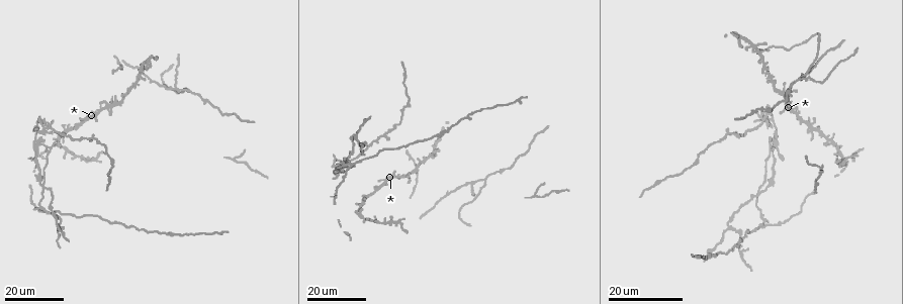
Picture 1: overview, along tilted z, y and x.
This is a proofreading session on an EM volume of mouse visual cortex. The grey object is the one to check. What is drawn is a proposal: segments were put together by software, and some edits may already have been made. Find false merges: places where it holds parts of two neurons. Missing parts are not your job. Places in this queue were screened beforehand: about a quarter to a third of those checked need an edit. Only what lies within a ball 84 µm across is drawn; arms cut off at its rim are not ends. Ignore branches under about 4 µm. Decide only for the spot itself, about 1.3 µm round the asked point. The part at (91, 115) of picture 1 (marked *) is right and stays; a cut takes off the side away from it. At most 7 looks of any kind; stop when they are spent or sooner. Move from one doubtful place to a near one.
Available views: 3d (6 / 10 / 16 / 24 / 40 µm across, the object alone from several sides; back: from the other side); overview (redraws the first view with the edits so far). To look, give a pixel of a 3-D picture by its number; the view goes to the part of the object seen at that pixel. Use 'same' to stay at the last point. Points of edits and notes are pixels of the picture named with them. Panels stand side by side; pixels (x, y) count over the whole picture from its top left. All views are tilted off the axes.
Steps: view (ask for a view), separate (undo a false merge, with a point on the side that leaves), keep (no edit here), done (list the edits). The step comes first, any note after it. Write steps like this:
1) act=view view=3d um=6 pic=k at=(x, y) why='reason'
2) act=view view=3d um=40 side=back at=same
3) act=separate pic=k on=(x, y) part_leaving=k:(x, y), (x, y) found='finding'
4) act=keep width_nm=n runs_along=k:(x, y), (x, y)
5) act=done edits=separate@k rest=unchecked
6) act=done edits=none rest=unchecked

act=view view=3d um=16 pic=1 at=(176, 87) why='two arms at a narrow angle'

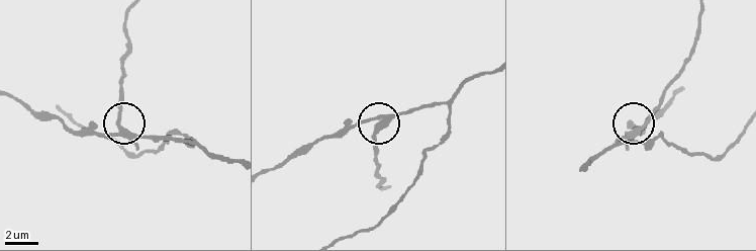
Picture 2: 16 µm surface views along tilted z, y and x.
act=view view=3d um=6 pic=2 at=(122, 132)

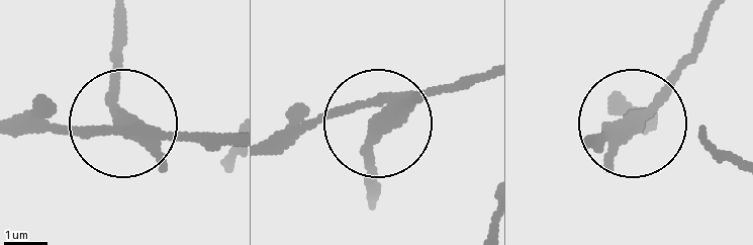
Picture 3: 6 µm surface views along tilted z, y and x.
act=view view=3d um=6 side=back pic=3 at=(381, 124) why='other side'

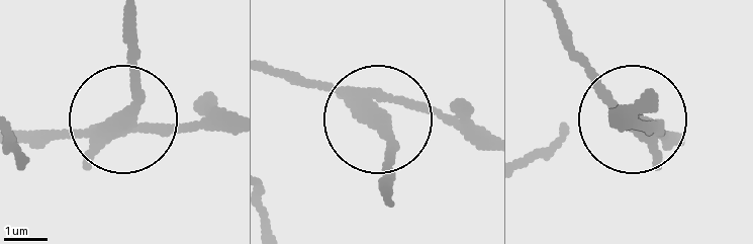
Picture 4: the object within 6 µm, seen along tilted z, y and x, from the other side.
act=separate pic=4 on=(137, 101) part_leaving=4:(105, 130), (129, 88), (132, 10) found='two neurons meet here'

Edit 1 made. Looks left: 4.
act=view view=overview why='see it whole again'

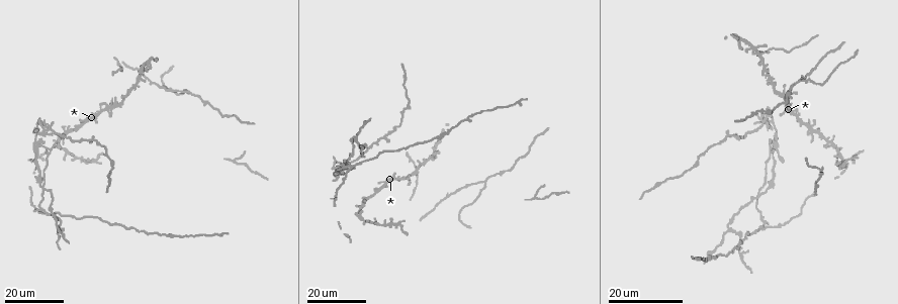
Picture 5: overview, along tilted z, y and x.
act=view view=3d um=16 pic=5 at=(110, 105) why='two arms at a narrow angle'

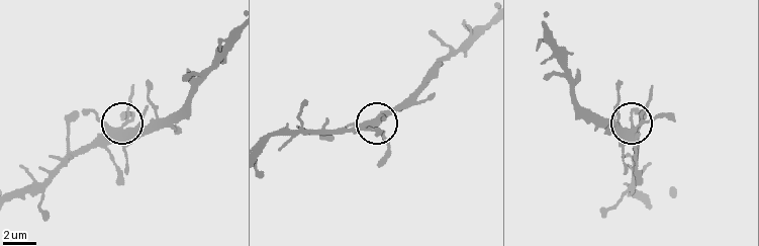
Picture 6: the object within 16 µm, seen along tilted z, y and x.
act=view view=3d um=10 pic=6 at=(376, 125)

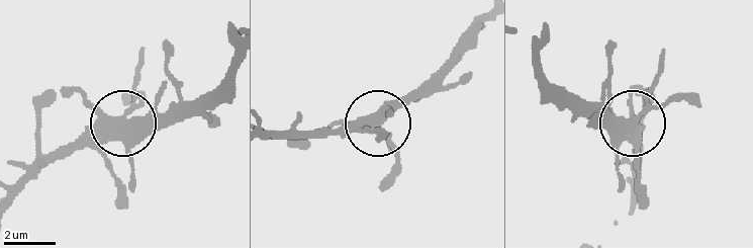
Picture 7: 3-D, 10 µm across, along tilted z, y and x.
act=keep runs_along=7:(12, 189), (52, 162), (103, 144), (131, 104), (134, 74) found='one neuron here'

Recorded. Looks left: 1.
act=done edits=separate@4 rest=unchecked

